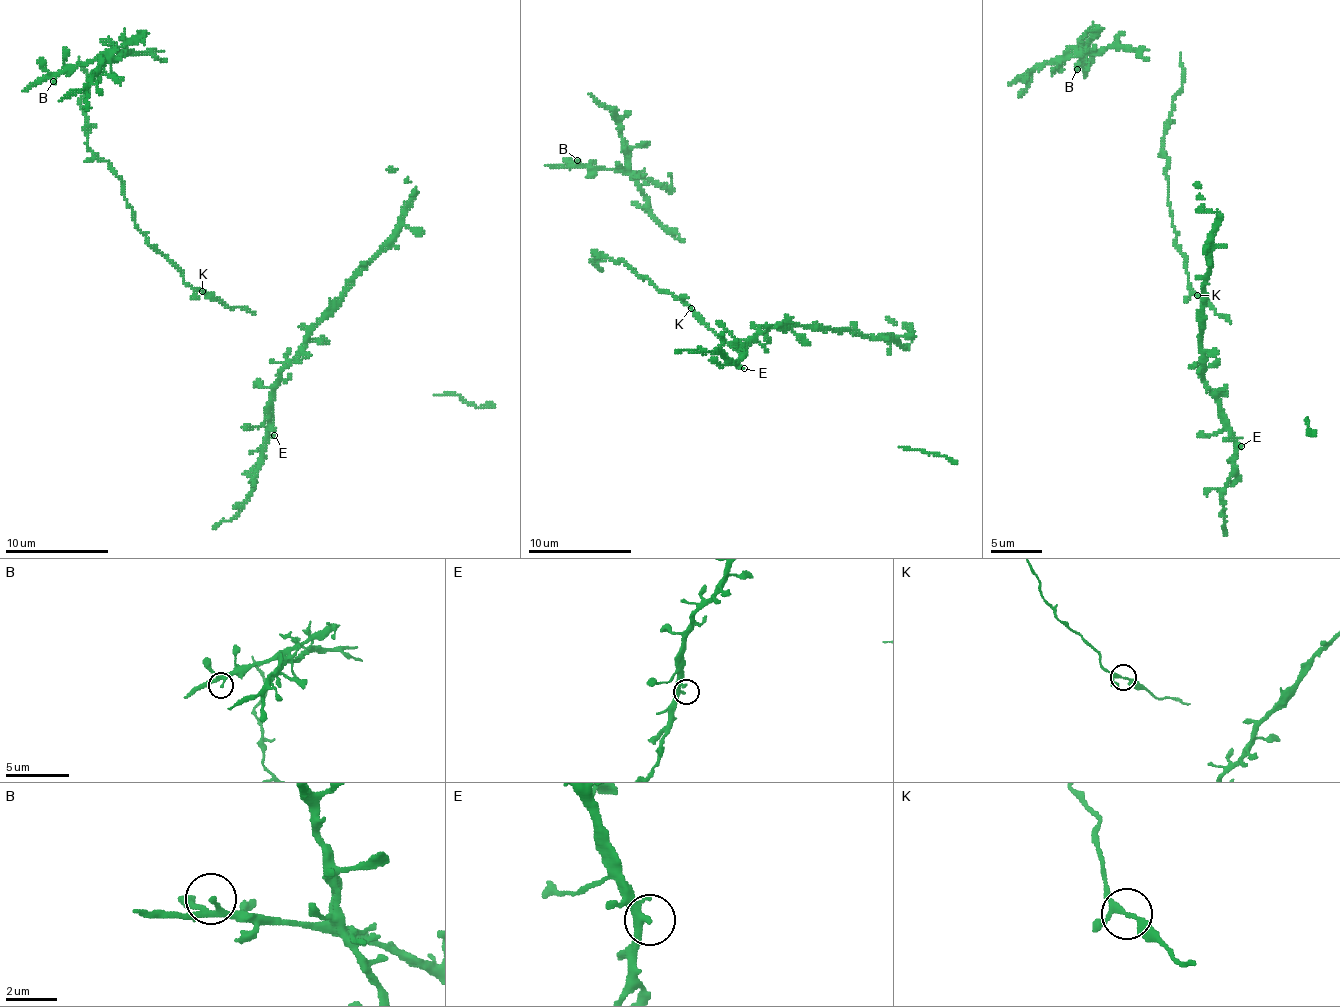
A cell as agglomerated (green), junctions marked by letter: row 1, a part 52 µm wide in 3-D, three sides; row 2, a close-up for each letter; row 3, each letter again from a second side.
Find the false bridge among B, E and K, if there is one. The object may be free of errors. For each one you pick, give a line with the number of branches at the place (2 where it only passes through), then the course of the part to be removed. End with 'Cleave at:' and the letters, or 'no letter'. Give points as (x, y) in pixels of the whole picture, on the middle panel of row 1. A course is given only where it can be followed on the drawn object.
Cleave at: no letter

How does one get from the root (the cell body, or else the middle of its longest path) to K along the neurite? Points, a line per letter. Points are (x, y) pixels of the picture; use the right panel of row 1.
K: (1187, 259), (1188, 283), (1197, 295)

